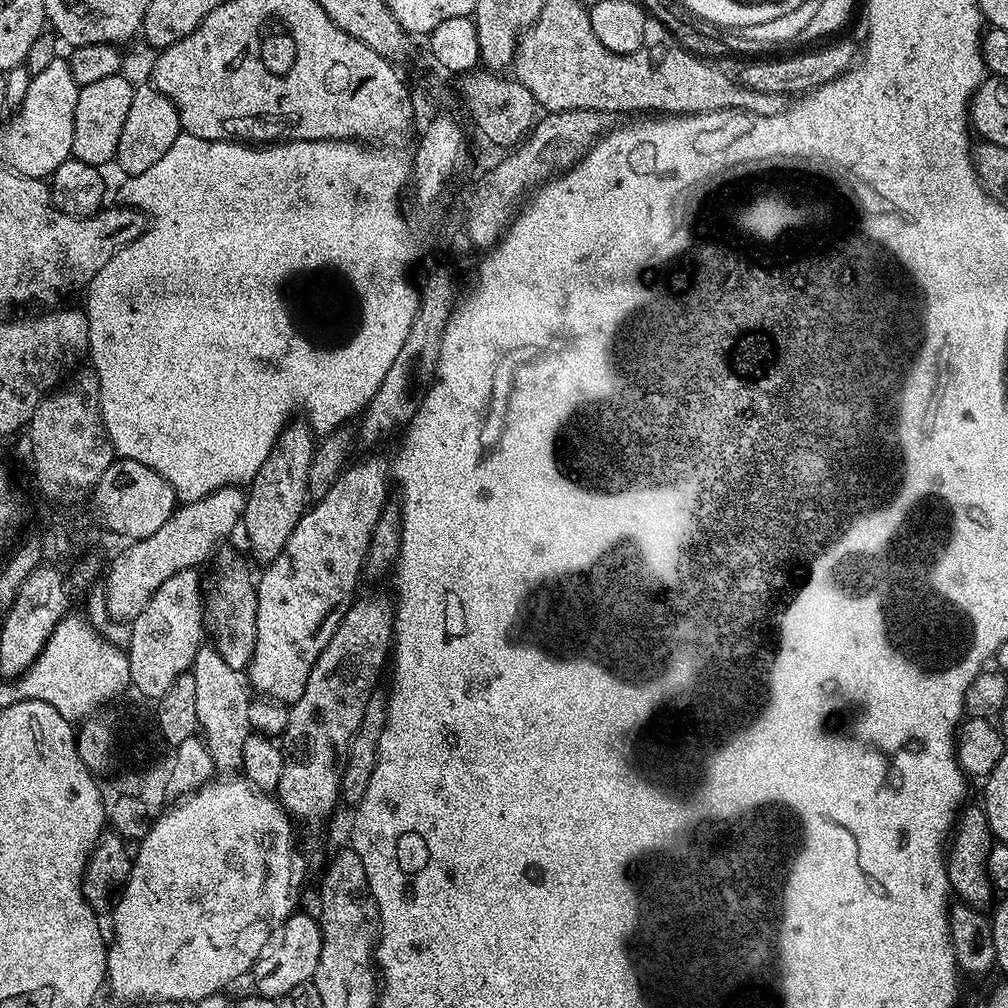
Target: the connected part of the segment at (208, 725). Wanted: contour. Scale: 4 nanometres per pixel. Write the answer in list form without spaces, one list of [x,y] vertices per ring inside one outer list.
[[[201,646],[192,662],[190,673],[195,683],[195,701],[197,702],[197,722],[202,739],[208,745],[213,762],[217,769],[236,770],[245,763],[242,758],[242,746],[246,738],[253,735],[249,711],[252,704],[249,685],[245,677],[235,672],[222,658],[214,646]]]

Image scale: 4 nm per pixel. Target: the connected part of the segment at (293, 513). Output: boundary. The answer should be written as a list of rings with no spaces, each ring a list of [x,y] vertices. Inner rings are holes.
[[[296,418],[285,424],[274,442],[266,462],[256,471],[246,488],[242,532],[252,552],[267,566],[286,546],[294,526],[306,511],[309,503],[308,467],[316,452],[317,437],[303,419]],[[305,503],[305,504],[304,504]]]

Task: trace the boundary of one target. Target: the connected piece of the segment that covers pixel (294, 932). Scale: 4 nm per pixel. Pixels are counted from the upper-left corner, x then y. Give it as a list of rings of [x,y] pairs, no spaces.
[[[293,911],[286,923],[272,932],[268,947],[254,965],[255,991],[265,998],[283,998],[294,986],[311,981],[318,966],[318,954],[322,954],[320,921],[308,912]]]

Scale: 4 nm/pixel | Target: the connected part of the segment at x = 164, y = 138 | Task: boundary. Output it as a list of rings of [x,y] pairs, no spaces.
[[[144,82],[141,88],[139,85],[132,89],[130,110],[122,125],[122,138],[118,138],[115,163],[120,164],[121,170],[128,176],[142,174],[150,170],[150,166],[154,166],[154,162],[158,162],[158,158],[162,158],[162,154],[174,146],[174,138],[181,135],[180,119],[174,102],[170,102],[170,98],[152,87],[151,83]]]

